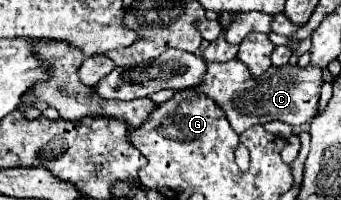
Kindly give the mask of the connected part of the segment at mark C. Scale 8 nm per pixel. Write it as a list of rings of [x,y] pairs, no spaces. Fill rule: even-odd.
[[[239,60],[229,62],[207,62],[207,72],[203,74],[201,84],[193,86],[193,92],[205,94],[215,100],[215,104],[225,112],[231,128],[235,132],[243,132],[249,126],[265,124],[269,120],[281,120],[291,126],[303,126],[317,114],[317,102],[321,92],[321,70],[313,66],[299,68],[285,64],[281,68],[271,66],[259,78],[251,78],[247,74],[247,66]]]

